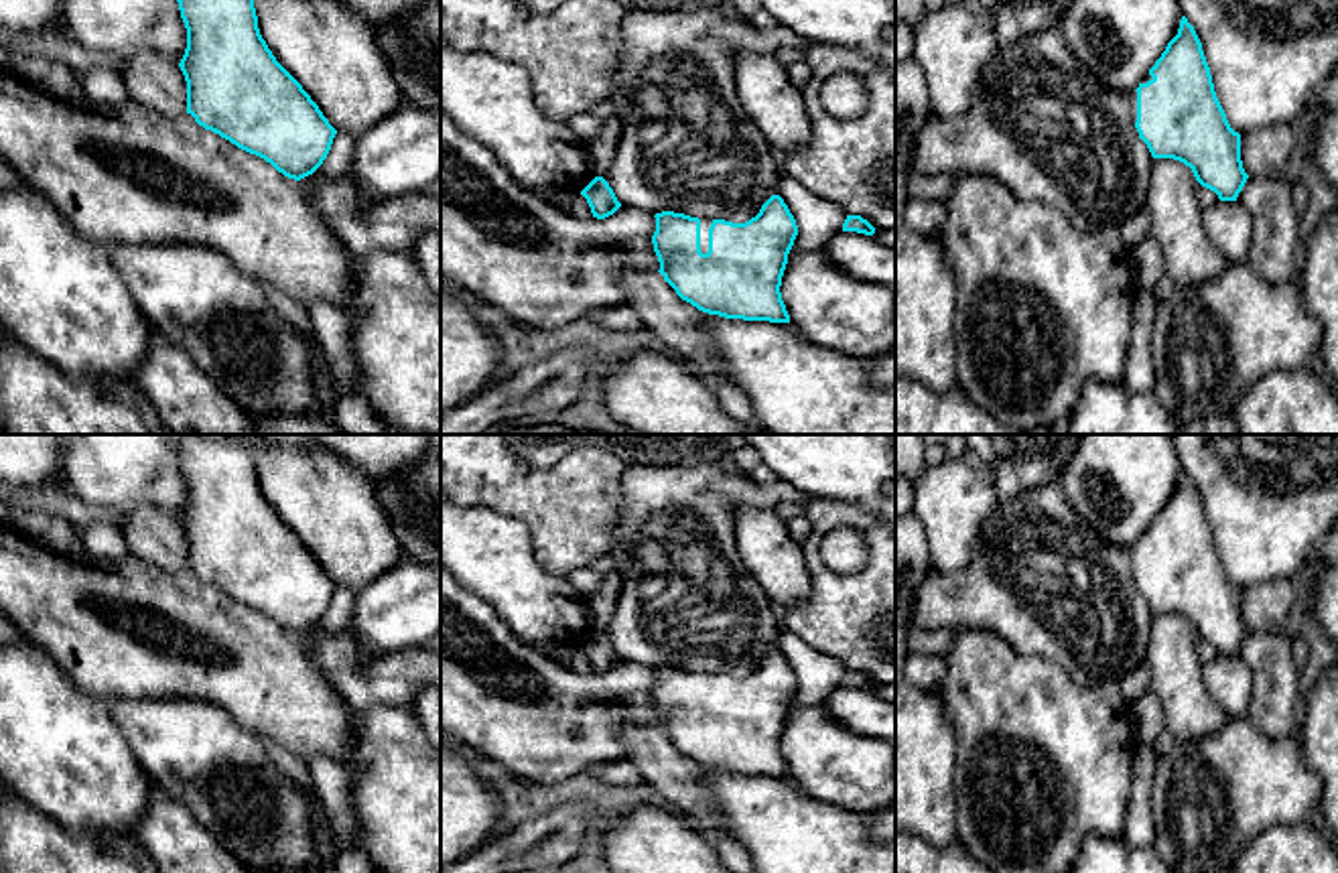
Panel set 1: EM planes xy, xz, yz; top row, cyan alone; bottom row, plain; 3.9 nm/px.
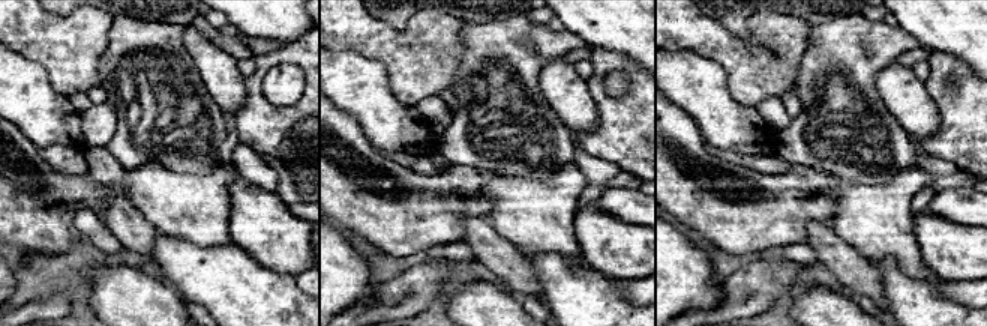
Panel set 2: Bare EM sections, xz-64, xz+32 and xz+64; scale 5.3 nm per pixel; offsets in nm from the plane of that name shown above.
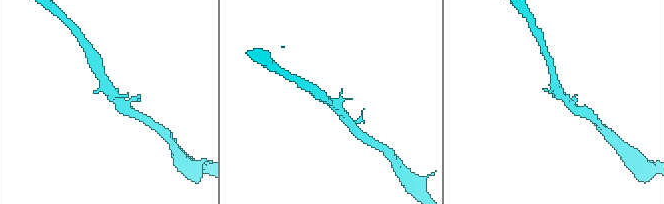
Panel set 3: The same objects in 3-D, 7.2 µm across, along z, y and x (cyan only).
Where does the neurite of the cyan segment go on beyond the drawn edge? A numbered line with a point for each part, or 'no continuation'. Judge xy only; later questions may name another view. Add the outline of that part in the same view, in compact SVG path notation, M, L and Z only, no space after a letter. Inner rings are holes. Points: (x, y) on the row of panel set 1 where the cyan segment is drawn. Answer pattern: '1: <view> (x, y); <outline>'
no continuation

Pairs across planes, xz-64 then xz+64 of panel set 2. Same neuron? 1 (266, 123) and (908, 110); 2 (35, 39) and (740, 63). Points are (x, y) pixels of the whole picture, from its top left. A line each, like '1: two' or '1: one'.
1: two
2: one

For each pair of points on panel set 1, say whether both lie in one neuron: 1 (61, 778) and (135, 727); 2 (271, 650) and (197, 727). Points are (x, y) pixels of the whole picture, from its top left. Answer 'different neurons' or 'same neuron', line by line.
1: different neurons
2: different neurons

